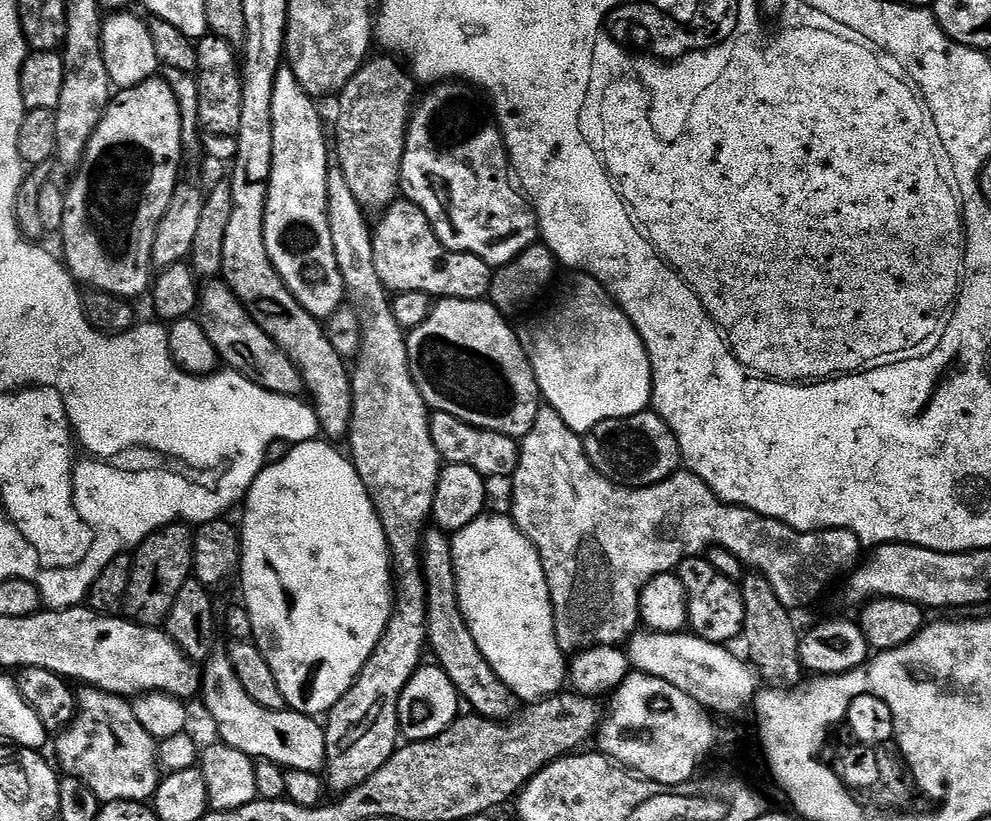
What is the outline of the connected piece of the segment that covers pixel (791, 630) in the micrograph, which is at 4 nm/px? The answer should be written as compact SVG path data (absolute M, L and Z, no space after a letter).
M759 574L745 575L742 580L742 591L746 606L742 640L743 643L748 643L747 659L755 665L763 679L765 676L769 680L767 683L771 687L785 690L797 687L802 680L800 666L802 649L801 633L796 632L796 624L792 621L793 613L784 608L782 602L778 602L778 594L774 594L770 582L766 582L766 578L762 578Z

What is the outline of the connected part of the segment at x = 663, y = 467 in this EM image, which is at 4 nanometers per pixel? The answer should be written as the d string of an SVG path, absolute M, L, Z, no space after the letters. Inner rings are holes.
M652 410L639 412L630 418L602 422L597 428L593 428L591 432L583 437L583 443L585 454L598 474L612 481L615 485L633 490L648 488L652 484L662 482L667 476L677 471L682 464L680 447L674 438L674 434L664 425L664 419L656 415L655 411Z

